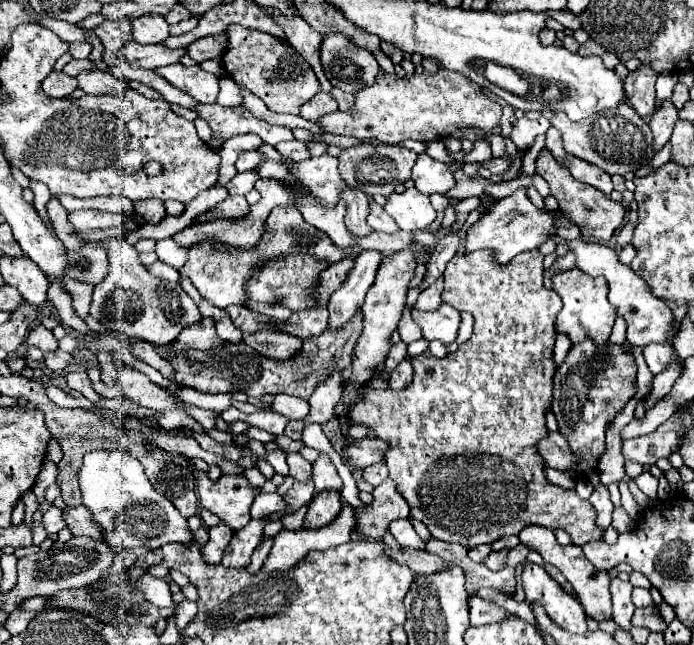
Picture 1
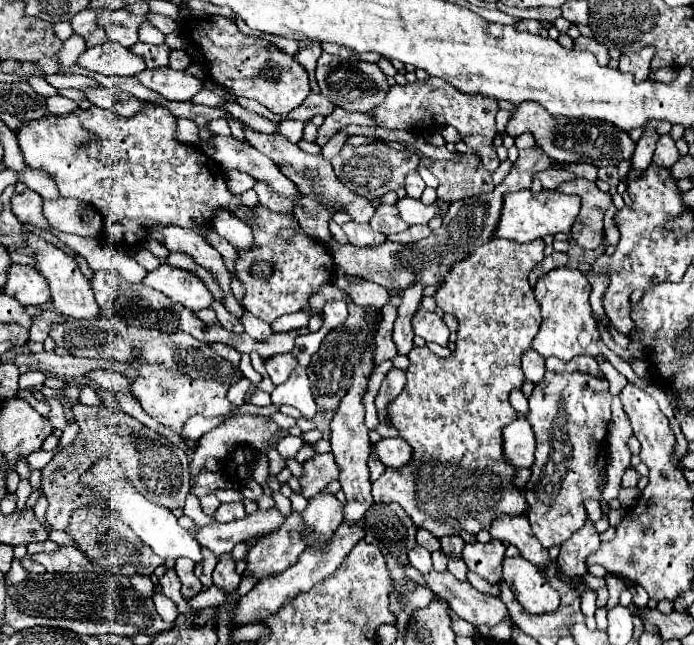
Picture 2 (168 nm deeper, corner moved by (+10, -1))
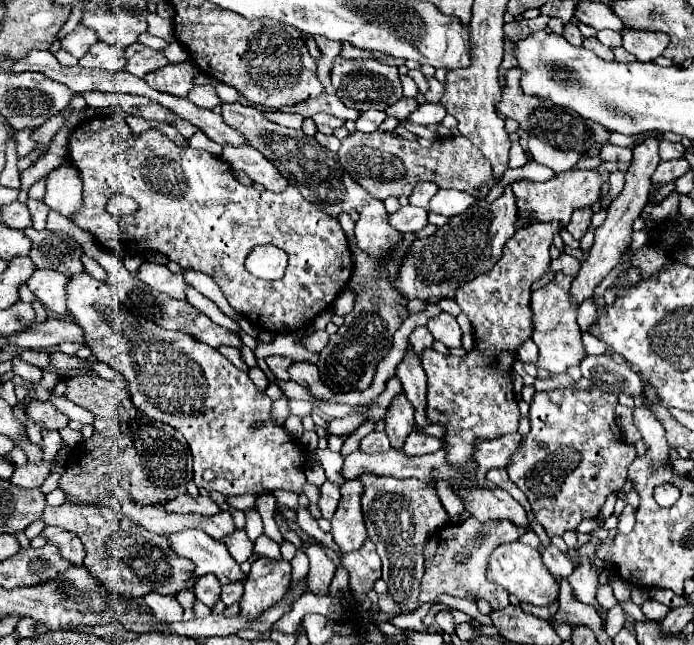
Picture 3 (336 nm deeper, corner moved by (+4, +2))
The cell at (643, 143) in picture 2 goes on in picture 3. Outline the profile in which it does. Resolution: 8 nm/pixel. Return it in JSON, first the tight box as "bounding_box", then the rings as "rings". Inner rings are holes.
{"bounding_box":[572,139,660,303],"rings":[[[646,139],[644,143],[634,147],[634,157],[628,167],[628,173],[626,173],[624,191],[610,203],[608,217],[606,217],[604,225],[596,229],[594,245],[592,245],[586,261],[582,263],[580,273],[576,275],[576,279],[572,283],[572,295],[576,301],[582,303],[584,299],[590,299],[594,287],[618,265],[622,253],[626,251],[626,243],[630,241],[630,235],[632,235],[632,221],[636,217],[640,217],[640,211],[648,203],[648,193],[650,193],[650,185],[652,185],[650,177],[652,177],[652,171],[656,171],[658,163],[660,163],[660,157],[658,157],[658,141],[656,139]]]}

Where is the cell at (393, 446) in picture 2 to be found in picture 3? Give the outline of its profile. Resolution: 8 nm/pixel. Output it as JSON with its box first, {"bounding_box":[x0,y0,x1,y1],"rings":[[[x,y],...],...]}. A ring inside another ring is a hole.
{"bounding_box":[402,433,442,455],"rings":[[[410,433],[402,453],[404,455],[424,455],[424,453],[436,453],[438,449],[442,449],[442,441],[436,437],[428,437],[428,435],[418,435],[418,433]]]}

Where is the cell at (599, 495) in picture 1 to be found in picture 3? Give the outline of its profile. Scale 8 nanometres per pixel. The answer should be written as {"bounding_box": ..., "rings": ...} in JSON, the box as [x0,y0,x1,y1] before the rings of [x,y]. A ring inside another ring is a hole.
{"bounding_box":[568,557,598,609],"rings":[[[580,557],[578,565],[574,567],[574,573],[568,577],[576,599],[582,603],[588,603],[598,609],[596,601],[596,585],[598,585],[598,575],[596,575],[596,565],[588,557]]]}

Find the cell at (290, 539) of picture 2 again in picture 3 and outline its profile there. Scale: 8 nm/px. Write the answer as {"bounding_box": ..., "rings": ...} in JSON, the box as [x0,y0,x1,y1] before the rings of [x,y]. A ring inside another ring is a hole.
{"bounding_box":[240,559,292,619],"rings":[[[256,559],[252,563],[252,569],[250,569],[248,579],[246,579],[244,595],[240,599],[240,613],[248,615],[250,619],[256,619],[264,609],[268,609],[270,605],[274,605],[276,601],[282,599],[284,591],[290,585],[290,579],[292,579],[290,561],[286,561],[286,559],[278,559],[278,561],[276,559]]]}

